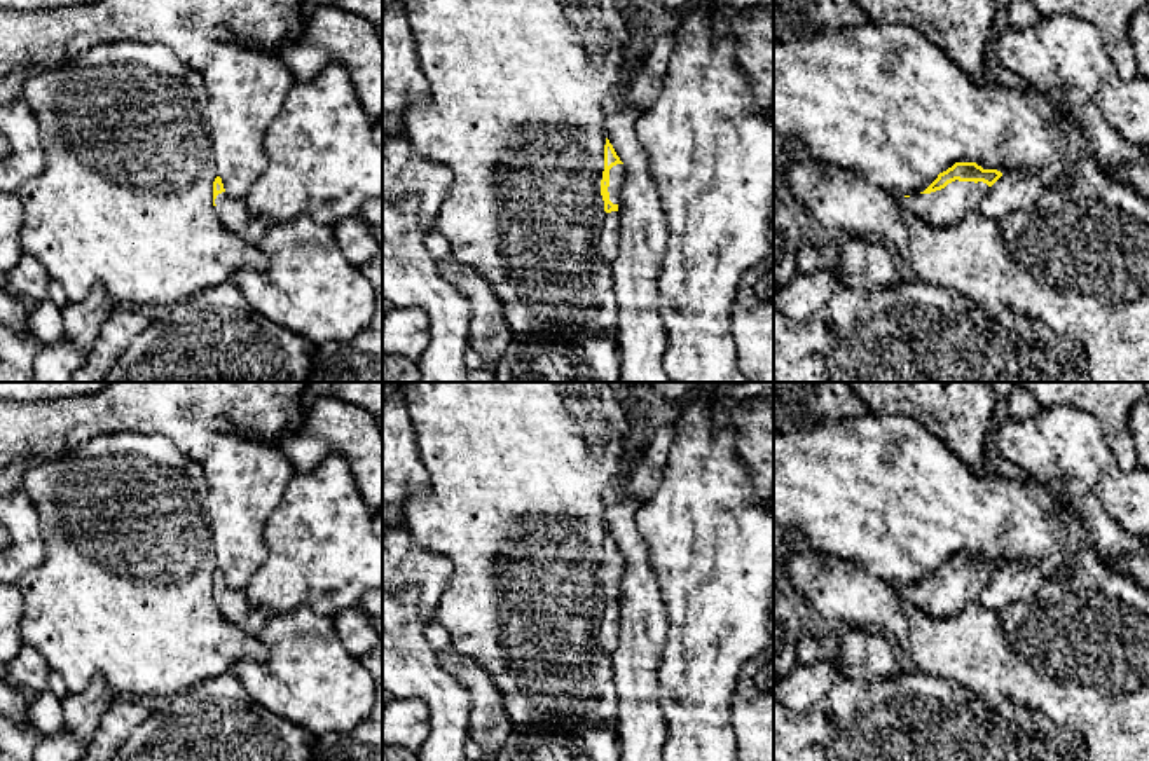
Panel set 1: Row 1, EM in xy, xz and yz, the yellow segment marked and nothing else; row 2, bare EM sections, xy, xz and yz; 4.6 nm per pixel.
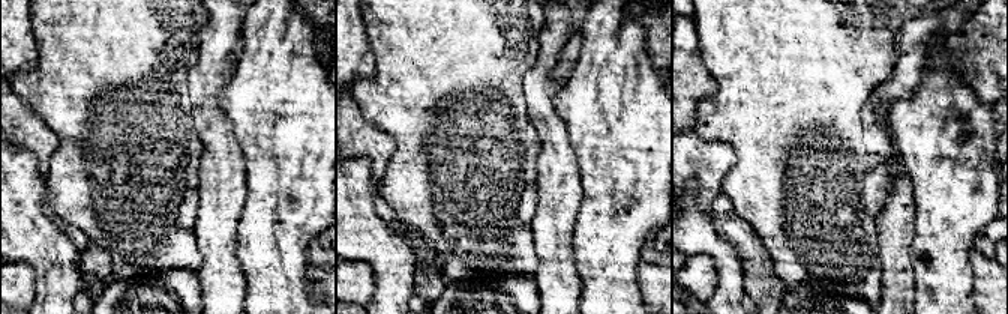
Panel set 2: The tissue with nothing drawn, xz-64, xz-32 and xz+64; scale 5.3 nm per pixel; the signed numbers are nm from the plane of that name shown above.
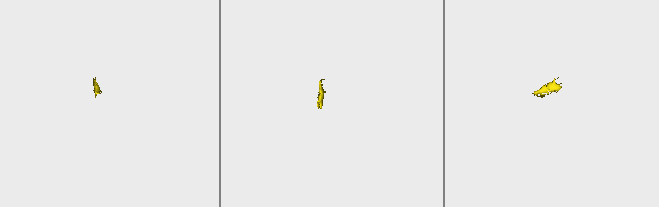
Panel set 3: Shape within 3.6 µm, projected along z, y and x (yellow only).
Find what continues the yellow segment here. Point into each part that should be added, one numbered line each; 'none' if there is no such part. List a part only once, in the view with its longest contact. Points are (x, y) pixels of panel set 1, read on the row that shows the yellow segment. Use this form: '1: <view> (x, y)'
1: yz (945, 206)

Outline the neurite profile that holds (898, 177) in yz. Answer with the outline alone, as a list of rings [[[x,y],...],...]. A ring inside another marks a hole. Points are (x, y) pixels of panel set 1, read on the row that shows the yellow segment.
[[[870,21],[805,38],[774,38],[774,166],[788,166],[795,157],[812,157],[826,171],[859,173],[903,195],[924,192],[955,162],[976,162],[1002,176],[1013,171],[1035,173],[1042,189],[1074,182],[1083,161],[1093,162],[1107,178],[1118,166],[1149,164],[1149,152],[1123,140],[1097,105],[1074,87],[1062,87],[1049,96],[1034,87],[1022,93],[1002,84],[976,84],[913,28]]]

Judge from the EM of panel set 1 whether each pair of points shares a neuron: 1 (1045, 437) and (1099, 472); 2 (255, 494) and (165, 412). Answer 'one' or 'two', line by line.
1: one
2: two

